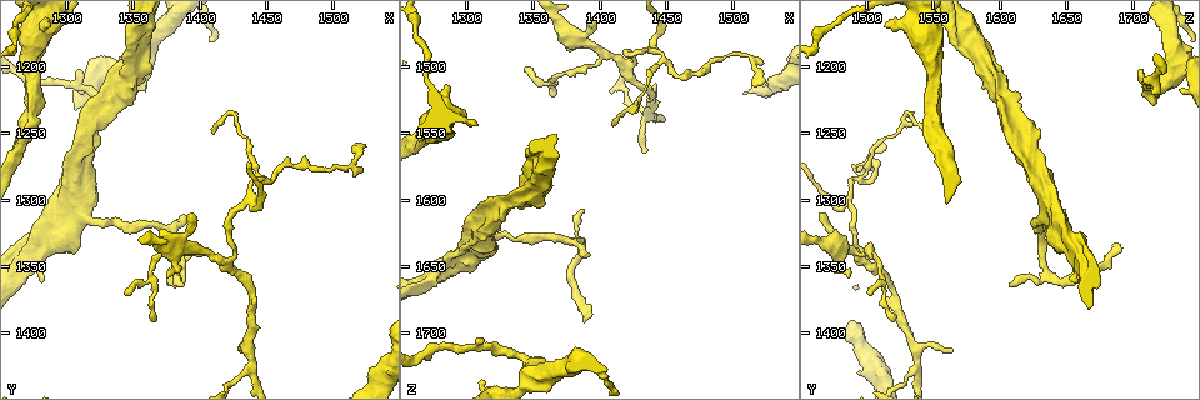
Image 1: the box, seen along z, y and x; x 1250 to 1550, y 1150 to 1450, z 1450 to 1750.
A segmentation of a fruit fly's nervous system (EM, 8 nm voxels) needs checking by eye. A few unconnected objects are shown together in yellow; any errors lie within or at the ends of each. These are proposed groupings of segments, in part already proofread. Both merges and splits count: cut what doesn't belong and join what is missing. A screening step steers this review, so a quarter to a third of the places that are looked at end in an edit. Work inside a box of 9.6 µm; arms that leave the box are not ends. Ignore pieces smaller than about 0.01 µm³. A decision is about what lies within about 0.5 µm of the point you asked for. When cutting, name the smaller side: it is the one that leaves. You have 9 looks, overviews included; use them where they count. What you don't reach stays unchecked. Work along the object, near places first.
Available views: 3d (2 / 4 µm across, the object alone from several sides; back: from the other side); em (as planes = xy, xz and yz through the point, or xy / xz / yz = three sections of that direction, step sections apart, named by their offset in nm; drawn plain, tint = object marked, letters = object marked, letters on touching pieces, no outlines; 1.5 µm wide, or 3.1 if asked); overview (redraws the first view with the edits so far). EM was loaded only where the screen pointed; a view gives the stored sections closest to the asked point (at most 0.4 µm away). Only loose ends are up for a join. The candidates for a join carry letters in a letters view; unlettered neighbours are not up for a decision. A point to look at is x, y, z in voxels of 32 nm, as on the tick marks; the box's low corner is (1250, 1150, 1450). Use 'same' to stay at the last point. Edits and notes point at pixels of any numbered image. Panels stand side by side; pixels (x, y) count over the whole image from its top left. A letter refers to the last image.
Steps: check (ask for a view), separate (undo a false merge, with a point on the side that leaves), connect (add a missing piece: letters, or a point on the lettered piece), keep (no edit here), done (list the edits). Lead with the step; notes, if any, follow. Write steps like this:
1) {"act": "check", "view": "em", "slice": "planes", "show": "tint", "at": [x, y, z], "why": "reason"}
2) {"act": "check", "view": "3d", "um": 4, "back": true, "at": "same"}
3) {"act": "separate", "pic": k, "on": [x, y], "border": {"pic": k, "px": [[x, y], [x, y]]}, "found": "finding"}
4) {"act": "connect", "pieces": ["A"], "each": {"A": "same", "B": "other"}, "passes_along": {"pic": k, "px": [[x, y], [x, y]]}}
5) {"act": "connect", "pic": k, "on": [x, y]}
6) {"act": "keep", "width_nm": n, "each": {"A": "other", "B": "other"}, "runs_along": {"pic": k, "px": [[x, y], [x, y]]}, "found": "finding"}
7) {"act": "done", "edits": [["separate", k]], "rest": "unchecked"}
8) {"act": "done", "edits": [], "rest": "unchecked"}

{"act": "check", "view": "3d", "um": 2, "at": [1346, 1180, 1560]}

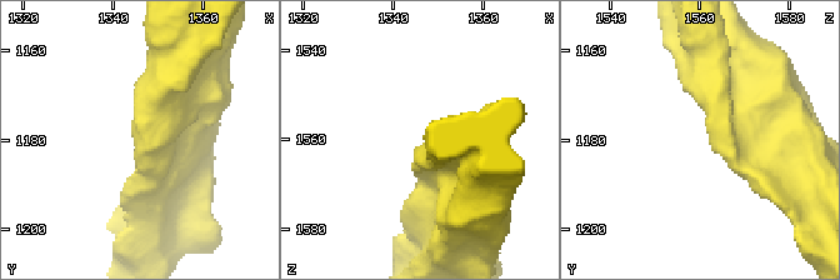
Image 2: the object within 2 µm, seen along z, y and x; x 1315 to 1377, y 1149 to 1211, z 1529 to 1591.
{"act": "check", "view": "em", "slice": "planes", "show": "letters", "at": [1347, 1180, 1561], "why": "now the EM"}

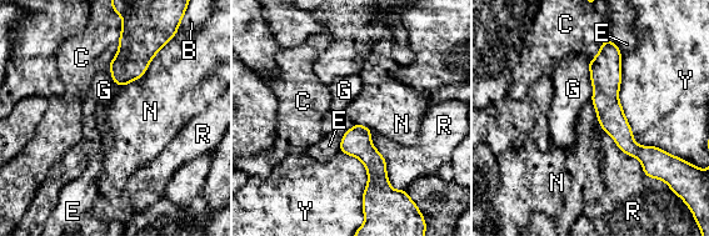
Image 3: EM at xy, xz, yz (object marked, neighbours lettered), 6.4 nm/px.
{"act": "keep", "each": {"B": "other", "C": "other", "E": "other", "G": "other", "N": "other", "R": "other", "Y": "other"}, "border": {"pic": 3, "px": [[163, 48], [148, 69], [125, 86]]}, "found": "none of them fits"}

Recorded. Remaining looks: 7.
{"act": "check", "view": "em", "slice": "xz", "step": 4, "show": "plain", "at": [1416, 1344, 1498], "why": "branch point"}

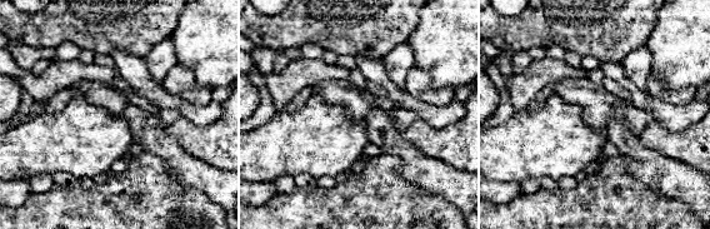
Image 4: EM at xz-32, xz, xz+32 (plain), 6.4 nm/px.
{"act": "check", "view": "em", "slice": "xz", "step": 4, "show": "tint", "at": "same"}

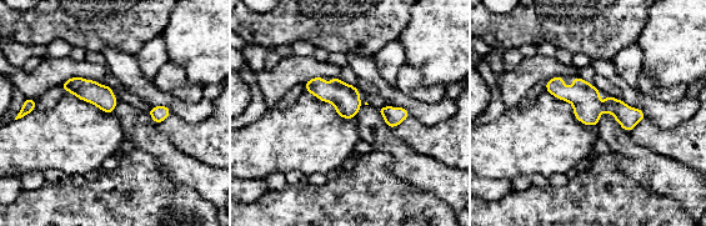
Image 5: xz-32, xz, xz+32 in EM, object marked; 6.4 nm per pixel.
{"act": "check", "view": "em", "slice": "xz", "step": 4, "show": "letters", "at": "same", "why": "what lies round it"}

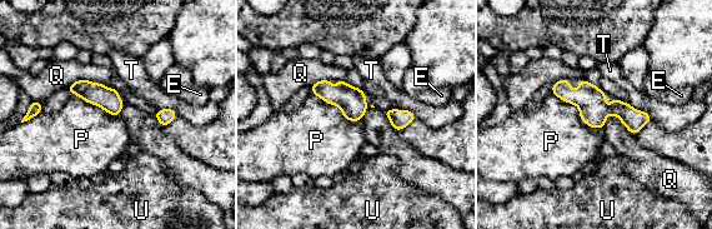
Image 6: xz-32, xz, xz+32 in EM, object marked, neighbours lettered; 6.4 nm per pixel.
{"act": "keep", "width_nm": 140, "each": {"E": "other", "P": "other", "Q": "other", "T": "other", "U": "other"}, "border": {"pic": 6, "px": [[312, 93], [346, 119], [360, 120]]}, "found": "one neuron here"}

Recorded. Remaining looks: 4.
{"act": "check", "view": "em", "slice": "xy", "step": 4, "show": "letters", "at": [1342, 1372, 1500], "why": "free end"}

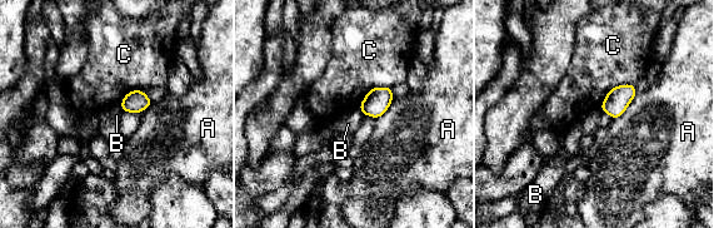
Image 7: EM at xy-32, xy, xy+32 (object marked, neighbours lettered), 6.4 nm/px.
{"act": "keep", "each": {"A": "other", "B": "other", "C": "other"}, "border": {"pic": 7, "px": [[359, 108], [364, 114]]}, "found": "no lettered piece goes on from it"}

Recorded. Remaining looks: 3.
{"act": "check", "view": "em", "slice": "xy", "step": 4, "show": "tint", "at": [1390, 1332, 1690], "why": "branch stops here"}

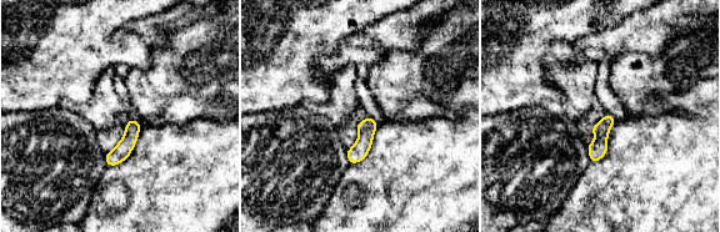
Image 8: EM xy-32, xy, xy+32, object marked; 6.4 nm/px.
{"act": "check", "view": "em", "slice": "planes", "show": "letters", "at": "same"}

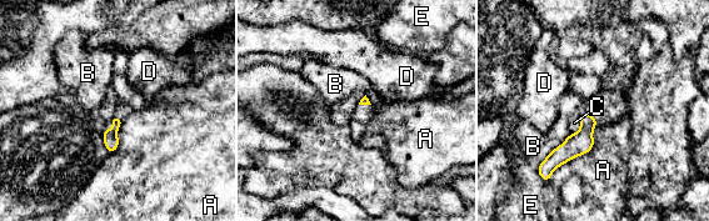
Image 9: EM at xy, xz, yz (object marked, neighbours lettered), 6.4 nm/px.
{"act": "keep", "each": {"A": "other", "B": "other", "C": "other", "D": "other", "E": "other"}, "border": {"pic": 9, "px": [[594, 127], [593, 146], [548, 180]]}, "found": "none of them fits"}

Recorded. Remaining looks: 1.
{"act": "done", "edits": [], "rest": "unchecked"}

